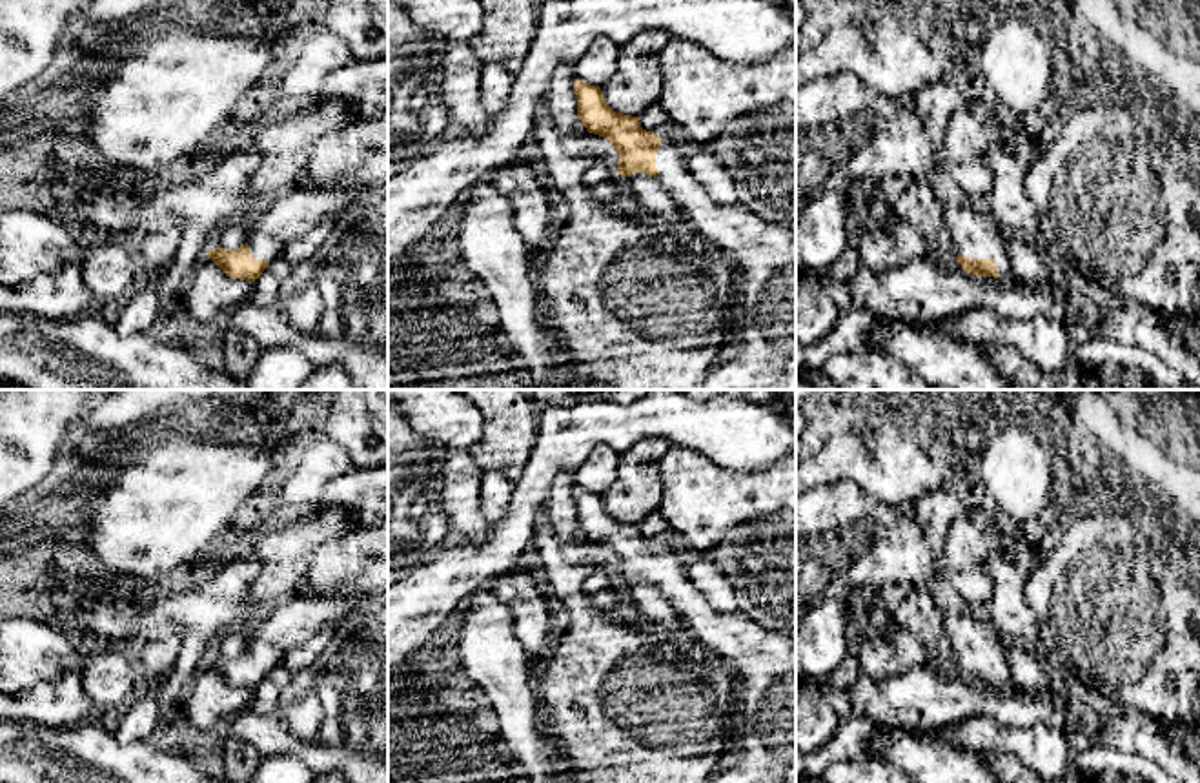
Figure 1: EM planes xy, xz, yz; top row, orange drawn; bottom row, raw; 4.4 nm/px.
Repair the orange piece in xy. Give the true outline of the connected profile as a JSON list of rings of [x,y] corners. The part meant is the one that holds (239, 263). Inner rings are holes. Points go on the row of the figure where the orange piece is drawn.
[[[315,184],[291,186],[271,197],[248,220],[248,242],[239,249],[208,251],[226,275],[255,282],[262,271],[282,257],[288,242],[304,235],[328,217],[341,217],[361,195],[361,189],[330,189]]]

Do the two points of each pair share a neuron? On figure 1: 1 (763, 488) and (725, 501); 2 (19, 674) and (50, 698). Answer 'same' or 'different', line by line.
1: same
2: different

